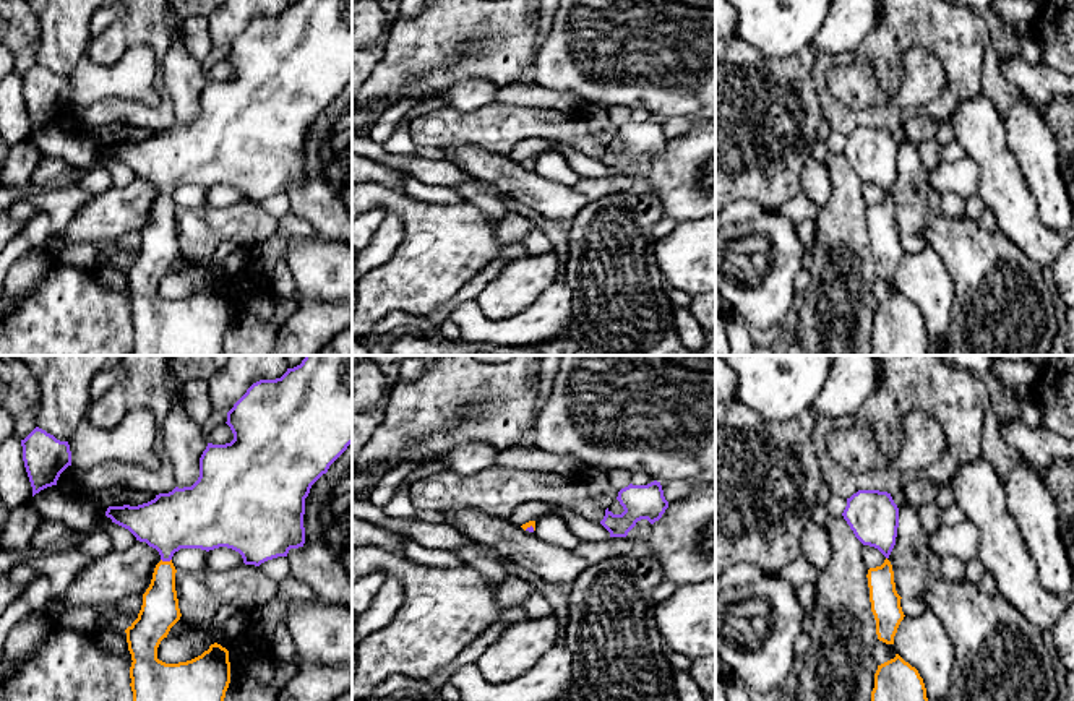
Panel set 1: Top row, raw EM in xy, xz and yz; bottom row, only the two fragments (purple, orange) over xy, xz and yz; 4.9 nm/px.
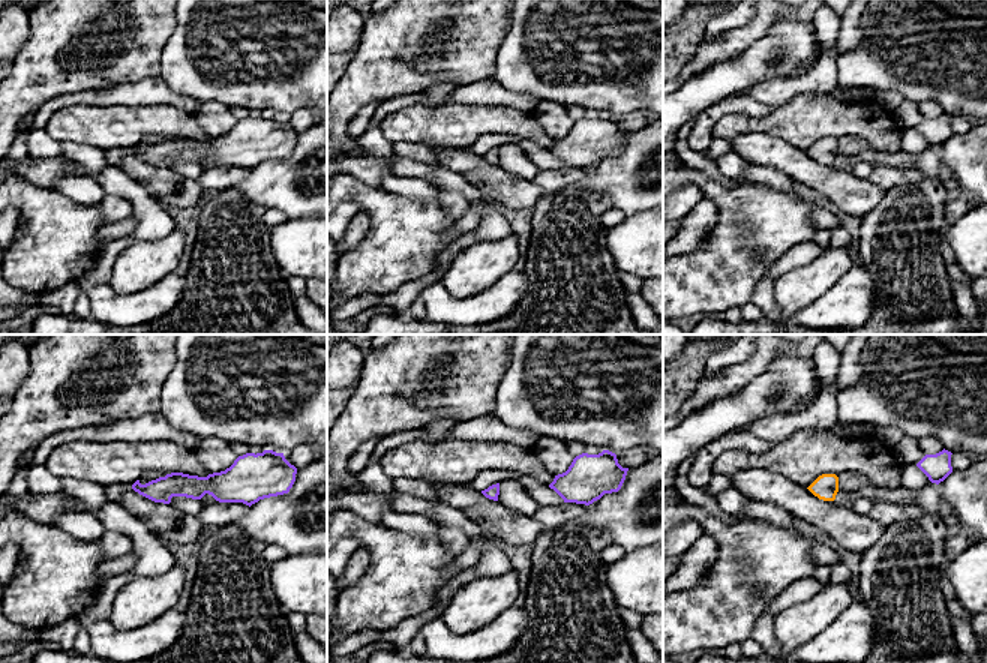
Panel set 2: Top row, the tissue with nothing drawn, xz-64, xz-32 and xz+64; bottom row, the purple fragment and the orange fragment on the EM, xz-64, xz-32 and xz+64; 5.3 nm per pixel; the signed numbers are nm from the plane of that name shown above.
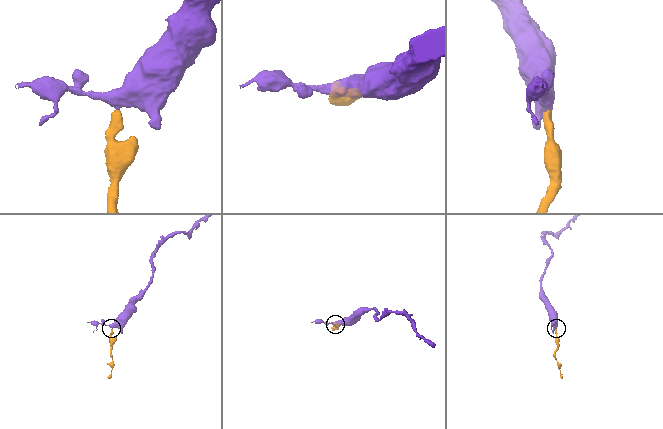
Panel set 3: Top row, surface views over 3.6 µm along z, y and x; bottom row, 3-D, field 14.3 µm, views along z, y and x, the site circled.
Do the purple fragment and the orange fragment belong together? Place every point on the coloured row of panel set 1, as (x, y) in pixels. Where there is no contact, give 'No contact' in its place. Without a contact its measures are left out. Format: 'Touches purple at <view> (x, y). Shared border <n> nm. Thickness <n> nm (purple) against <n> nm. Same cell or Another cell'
Touches purple at xy (166, 560). Shared border 60 nm. Thickness 300 nm (purple) against 180 nm. Same cell

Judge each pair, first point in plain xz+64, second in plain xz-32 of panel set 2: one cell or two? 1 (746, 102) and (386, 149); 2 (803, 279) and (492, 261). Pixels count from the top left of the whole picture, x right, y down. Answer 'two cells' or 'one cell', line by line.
1: one cell
2: one cell

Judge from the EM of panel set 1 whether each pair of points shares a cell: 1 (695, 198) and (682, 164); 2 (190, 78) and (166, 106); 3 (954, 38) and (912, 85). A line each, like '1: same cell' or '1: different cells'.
1: same cell
2: different cells
3: different cells

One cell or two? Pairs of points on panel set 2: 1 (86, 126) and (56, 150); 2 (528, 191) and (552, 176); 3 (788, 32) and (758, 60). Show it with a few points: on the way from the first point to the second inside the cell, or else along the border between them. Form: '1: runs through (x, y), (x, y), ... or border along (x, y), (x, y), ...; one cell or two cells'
1: border along (44, 128), (62, 143); two cells
2: border along (533, 180), (545, 192); two cells
3: runs through (780, 39), (765, 53); one cell

